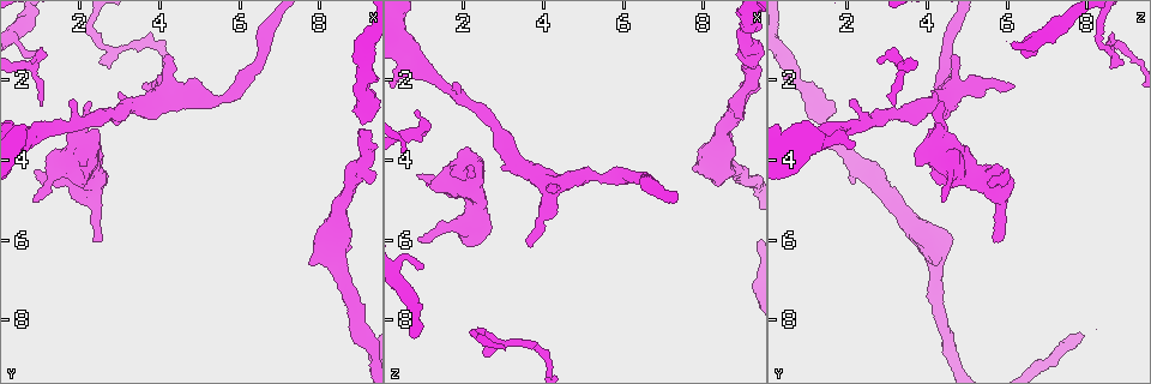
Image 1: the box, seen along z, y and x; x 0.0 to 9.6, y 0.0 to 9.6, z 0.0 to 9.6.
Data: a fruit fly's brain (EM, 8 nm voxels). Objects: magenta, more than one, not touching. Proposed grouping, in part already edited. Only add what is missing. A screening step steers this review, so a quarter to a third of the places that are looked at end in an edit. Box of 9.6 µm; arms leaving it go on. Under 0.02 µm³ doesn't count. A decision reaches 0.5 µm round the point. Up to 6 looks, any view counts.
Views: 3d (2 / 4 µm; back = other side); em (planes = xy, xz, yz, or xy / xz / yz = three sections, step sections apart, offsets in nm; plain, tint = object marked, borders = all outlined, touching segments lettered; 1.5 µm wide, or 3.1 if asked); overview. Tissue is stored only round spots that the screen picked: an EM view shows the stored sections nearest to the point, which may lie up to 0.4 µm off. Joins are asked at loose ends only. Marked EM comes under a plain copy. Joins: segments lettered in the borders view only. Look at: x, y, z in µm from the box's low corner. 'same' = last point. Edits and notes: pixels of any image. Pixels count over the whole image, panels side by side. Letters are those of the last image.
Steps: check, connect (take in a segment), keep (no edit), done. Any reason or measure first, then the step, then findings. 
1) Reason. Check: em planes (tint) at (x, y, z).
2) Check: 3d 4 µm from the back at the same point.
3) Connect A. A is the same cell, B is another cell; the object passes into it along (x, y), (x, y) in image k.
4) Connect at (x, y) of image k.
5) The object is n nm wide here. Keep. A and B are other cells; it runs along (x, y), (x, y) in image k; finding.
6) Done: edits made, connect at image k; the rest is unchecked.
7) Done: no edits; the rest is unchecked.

Branch stops here. Check: 3d 2 µm at (2.35, 6.00, 5.70).

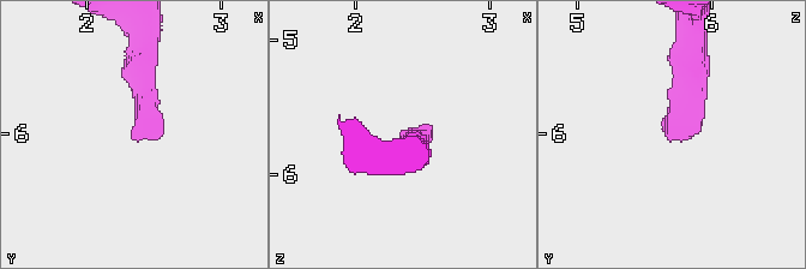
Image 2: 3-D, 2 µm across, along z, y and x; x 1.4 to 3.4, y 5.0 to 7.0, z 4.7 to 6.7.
Check: em planes (borders) at (2.34, 6.04, 5.68).

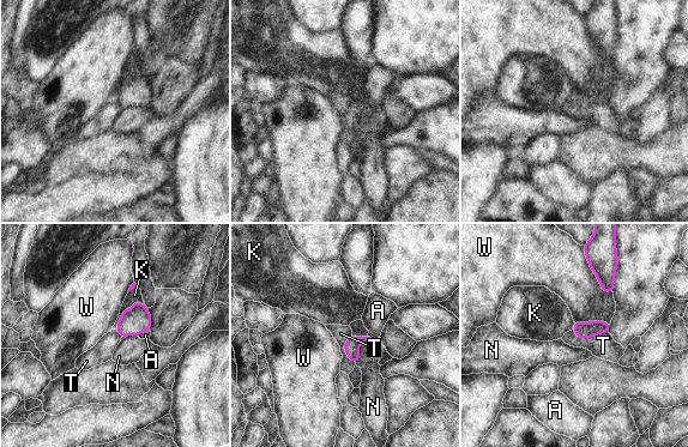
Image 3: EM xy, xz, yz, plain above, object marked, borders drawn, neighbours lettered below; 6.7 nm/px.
Connect A. A is the same cell, K, N, T and W are other cells; the object passes into it along (137, 319), (143, 331), (145, 334) in image 3; it goes on there.

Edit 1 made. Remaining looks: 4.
Check: overview.

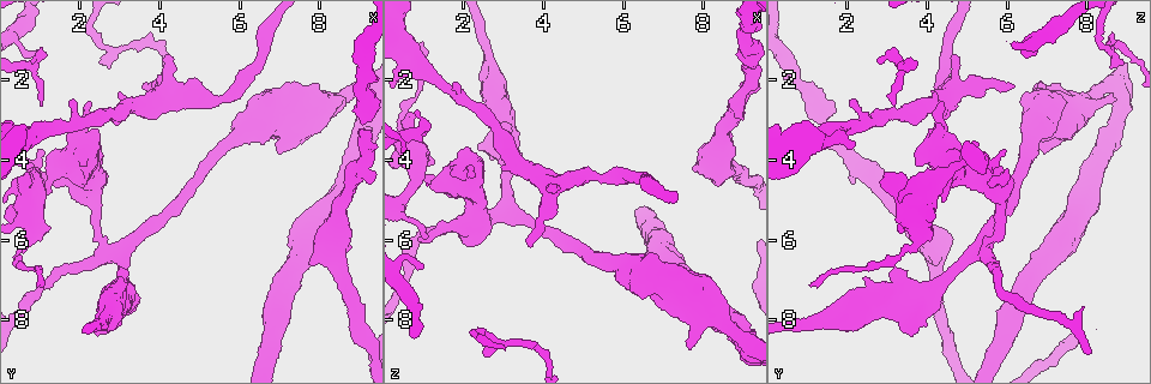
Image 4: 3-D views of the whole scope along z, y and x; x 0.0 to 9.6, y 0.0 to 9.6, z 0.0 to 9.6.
An open end. Check: 3d 2 µm from the back at (3.70, 2.20, 6.15).

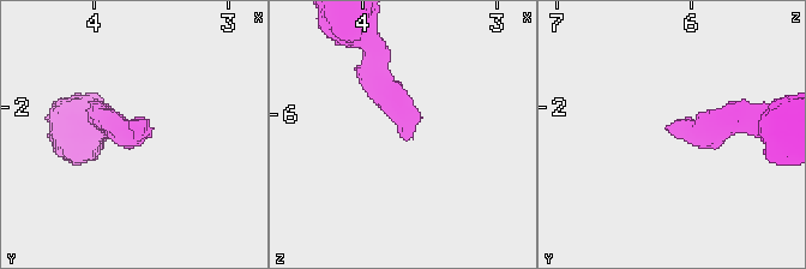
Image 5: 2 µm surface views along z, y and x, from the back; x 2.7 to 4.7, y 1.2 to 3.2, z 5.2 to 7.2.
Need the tissue. Check: em xz step 4 (borders) at (3.72, 2.18, 6.16).

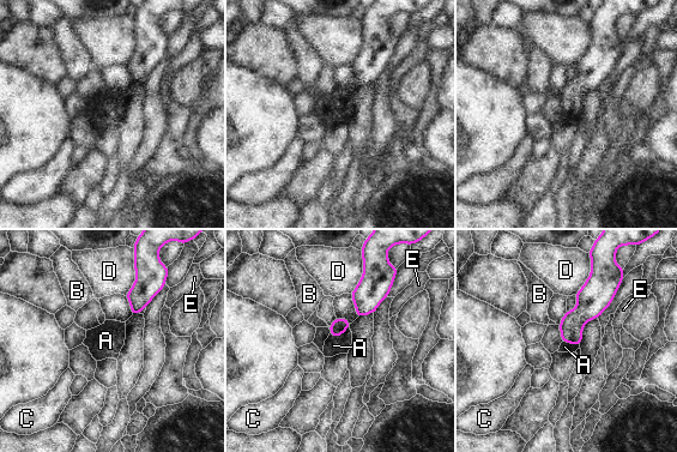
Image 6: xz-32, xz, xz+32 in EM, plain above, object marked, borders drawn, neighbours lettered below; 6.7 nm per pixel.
Check: em planes (borders) at the same point.

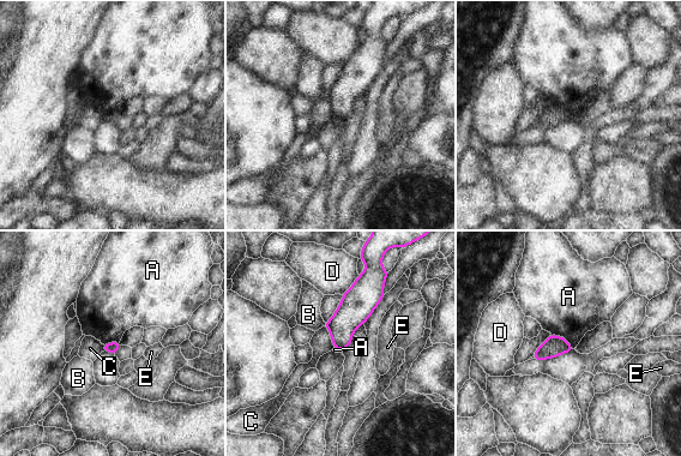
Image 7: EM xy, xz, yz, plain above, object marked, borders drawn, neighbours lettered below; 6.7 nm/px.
Keep. A, B, C, D and E are other cells; a border runs along (550, 332), (561, 336), (573, 348) in image 7; none of them fits.

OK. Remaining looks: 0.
Done: edits made, connect at image 3; the rest is unchecked.

